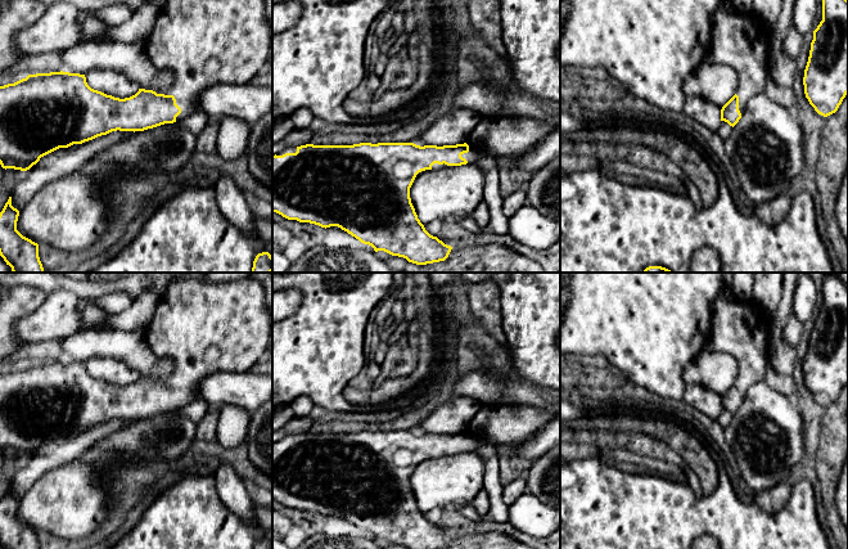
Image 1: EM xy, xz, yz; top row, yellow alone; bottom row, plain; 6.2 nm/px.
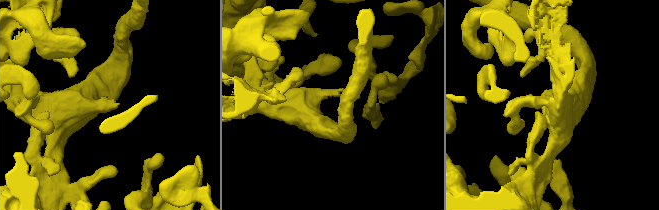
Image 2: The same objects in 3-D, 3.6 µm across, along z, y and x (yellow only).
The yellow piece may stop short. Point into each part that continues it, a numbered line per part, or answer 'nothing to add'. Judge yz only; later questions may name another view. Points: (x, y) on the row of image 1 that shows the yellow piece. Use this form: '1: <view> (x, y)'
1: yz (738, 39)

